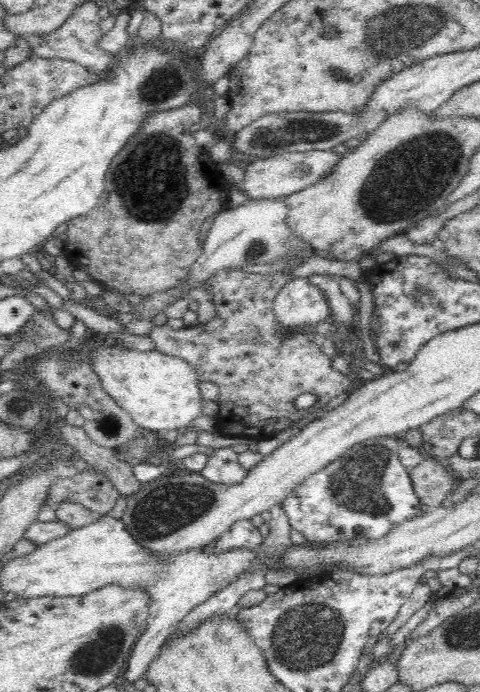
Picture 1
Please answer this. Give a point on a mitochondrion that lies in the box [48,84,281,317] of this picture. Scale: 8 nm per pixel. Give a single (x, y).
(153, 180)

